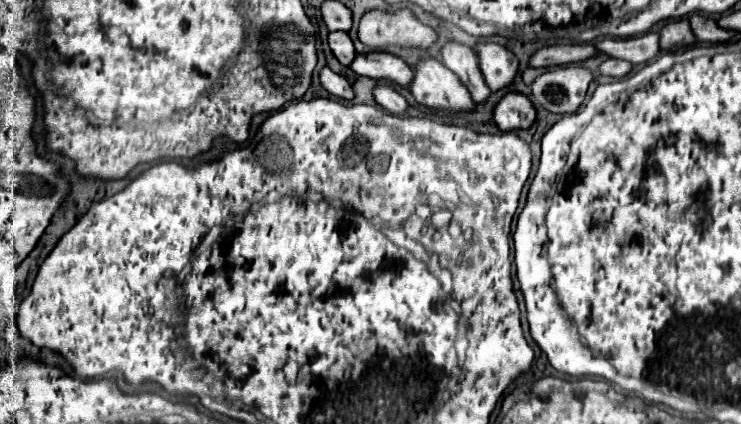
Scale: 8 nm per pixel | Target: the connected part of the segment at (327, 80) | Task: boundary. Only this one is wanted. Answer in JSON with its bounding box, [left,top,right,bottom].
[320,67,354,101]

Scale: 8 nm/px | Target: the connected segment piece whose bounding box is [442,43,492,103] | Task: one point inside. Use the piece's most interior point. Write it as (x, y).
(463, 60)

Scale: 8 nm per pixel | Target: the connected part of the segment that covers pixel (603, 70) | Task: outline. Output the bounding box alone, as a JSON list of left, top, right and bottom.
[600,59,632,77]

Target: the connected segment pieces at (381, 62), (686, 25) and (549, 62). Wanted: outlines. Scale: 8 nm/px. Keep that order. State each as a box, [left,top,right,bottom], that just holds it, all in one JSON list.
[[350,53,412,89],[660,17,698,51],[530,43,600,67]]

